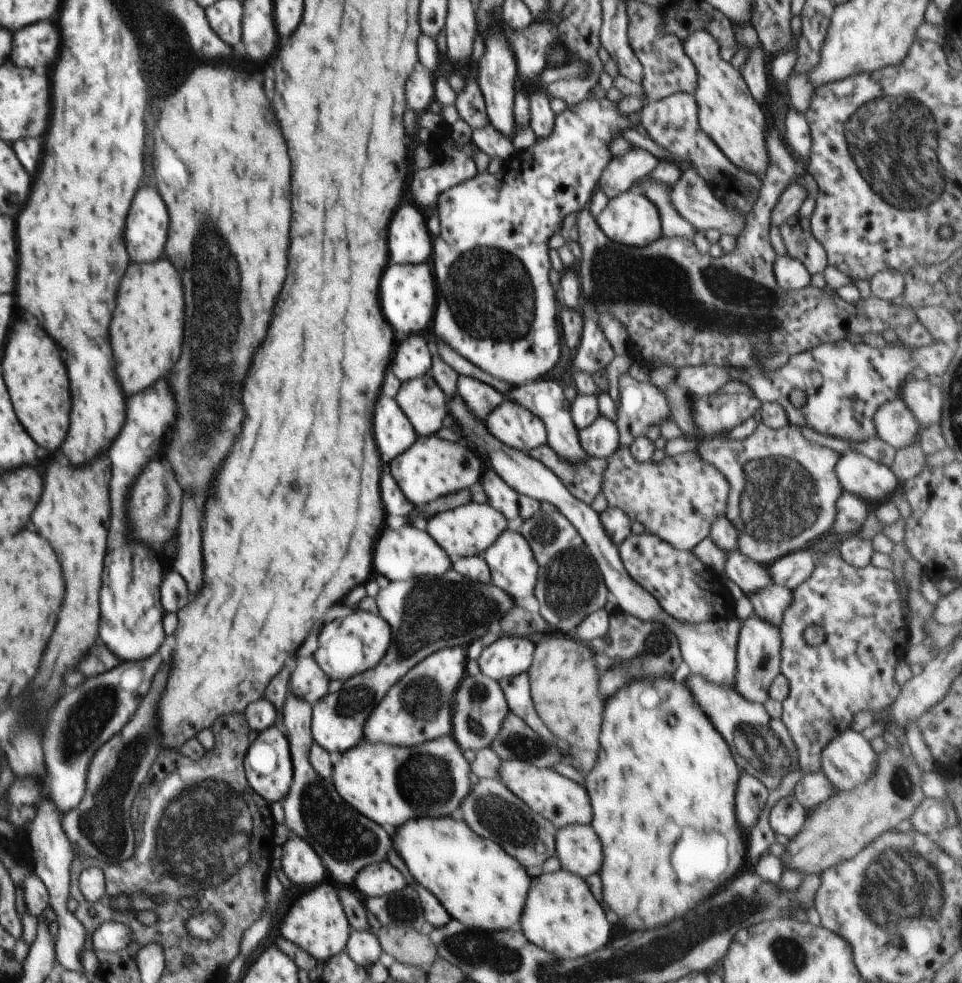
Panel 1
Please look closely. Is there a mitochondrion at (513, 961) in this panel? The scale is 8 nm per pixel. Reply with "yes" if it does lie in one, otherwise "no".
yes

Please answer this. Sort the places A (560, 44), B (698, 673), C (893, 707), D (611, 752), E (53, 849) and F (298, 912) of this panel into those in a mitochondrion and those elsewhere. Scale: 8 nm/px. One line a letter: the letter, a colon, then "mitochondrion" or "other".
A: other
B: other
C: other
D: other
E: other
F: other

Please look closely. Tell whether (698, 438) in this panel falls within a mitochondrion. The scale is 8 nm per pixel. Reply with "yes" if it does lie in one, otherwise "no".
no

